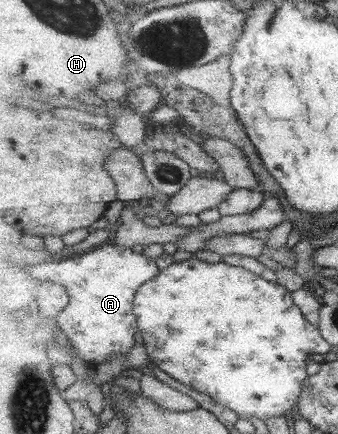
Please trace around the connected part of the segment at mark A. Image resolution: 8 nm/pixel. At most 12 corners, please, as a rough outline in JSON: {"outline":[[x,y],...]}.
{"outline":[[106,244],[38,277],[66,287],[57,326],[84,361],[125,356],[155,259]]}

